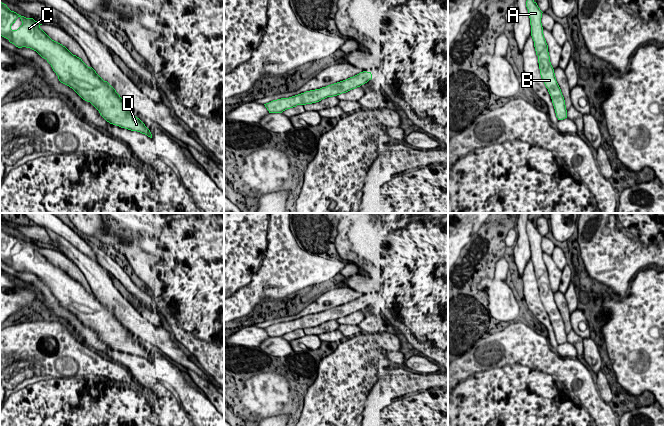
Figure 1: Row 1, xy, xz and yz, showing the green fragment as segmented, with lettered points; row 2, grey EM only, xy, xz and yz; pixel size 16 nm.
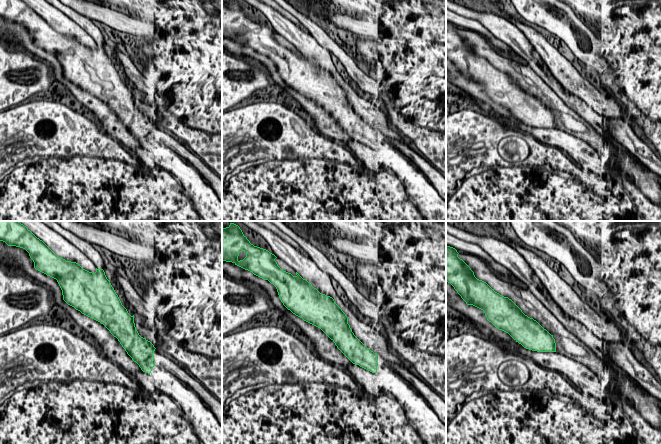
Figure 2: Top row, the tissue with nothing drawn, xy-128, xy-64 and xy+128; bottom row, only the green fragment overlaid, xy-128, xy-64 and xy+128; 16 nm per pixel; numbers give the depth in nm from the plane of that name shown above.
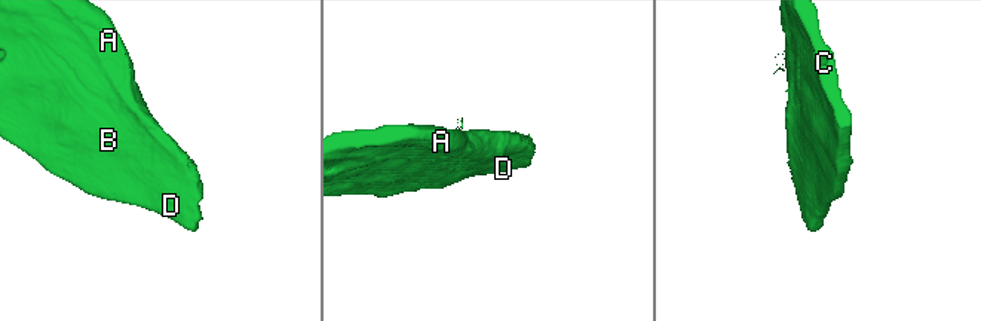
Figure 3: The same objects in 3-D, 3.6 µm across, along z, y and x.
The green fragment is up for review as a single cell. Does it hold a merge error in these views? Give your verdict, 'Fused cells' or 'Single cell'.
Single cell

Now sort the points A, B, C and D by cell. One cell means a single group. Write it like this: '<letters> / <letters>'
A B C D

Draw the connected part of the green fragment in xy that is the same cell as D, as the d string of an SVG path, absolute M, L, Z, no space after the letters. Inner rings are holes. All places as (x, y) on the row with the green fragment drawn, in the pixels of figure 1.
M0 3L0 36L8 39L10 43L18 48L30 48L46 59L58 76L59 81L72 88L83 100L90 102L107 122L121 128L140 132L152 138L150 130L134 115L132 109L116 90L107 81L104 81L92 67L88 67L81 58L73 55L62 44L52 40L40 28L41 25L33 18L21 16L11 11L6 4ZM18 17L21 19L22 25L17 30L12 30L11 26Z

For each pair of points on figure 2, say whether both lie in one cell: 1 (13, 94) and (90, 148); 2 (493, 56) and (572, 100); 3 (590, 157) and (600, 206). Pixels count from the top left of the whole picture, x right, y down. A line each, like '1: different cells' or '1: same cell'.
1: different cells
2: different cells
3: different cells

